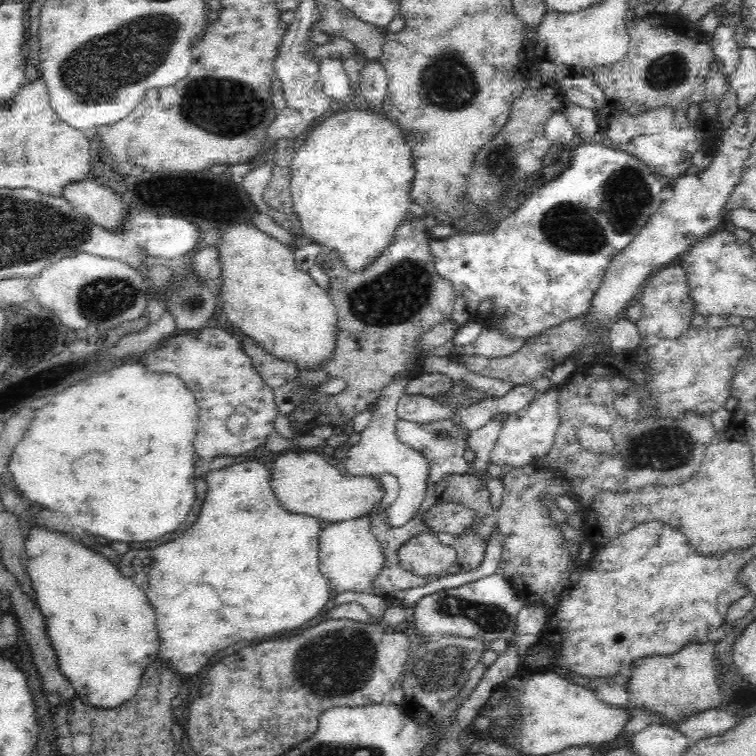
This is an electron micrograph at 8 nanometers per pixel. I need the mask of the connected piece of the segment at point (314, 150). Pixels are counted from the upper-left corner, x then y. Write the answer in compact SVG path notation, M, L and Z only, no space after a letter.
M364 109L340 111L336 114L329 113L324 122L309 132L306 143L302 144L297 150L291 163L290 187L293 201L292 212L296 213L298 220L300 220L300 232L306 236L305 240L319 244L321 248L325 248L328 251L336 252L336 255L340 257L341 264L344 265L344 269L348 272L362 272L364 268L373 264L382 255L382 251L392 242L396 228L411 217L409 196L415 172L414 167L412 167L412 155L410 155L410 152L408 144L404 143L402 133L381 112L372 113L368 109Z

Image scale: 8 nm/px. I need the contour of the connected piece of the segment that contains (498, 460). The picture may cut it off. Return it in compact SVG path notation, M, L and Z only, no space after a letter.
M550 385L549 389L538 393L528 406L505 418L489 462L500 465L503 470L506 470L506 466L508 470L510 465L512 468L523 467L536 462L552 448L559 426L558 394L561 385Z

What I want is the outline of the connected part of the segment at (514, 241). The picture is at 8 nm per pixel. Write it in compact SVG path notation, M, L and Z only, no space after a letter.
M596 139L577 146L572 152L570 166L566 170L547 184L544 184L542 188L538 188L529 198L526 198L524 202L519 204L518 208L508 217L496 222L494 228L490 228L482 233L462 233L446 239L433 237L429 242L430 252L440 275L453 284L456 304L458 306L466 306L466 308L474 306L474 310L476 310L476 302L489 300L491 302L491 311L488 314L488 318L482 320L481 327L483 329L492 328L506 338L513 336L513 338L520 339L528 344L533 339L540 338L550 328L559 327L560 324L564 324L568 320L588 313L592 306L592 298L594 298L596 290L600 288L612 260L620 252L623 252L624 248L634 240L634 236L644 228L644 225L648 222L650 216L658 210L666 195L667 192L665 192L662 182L654 176L654 172L646 164L643 164L640 160L635 159L634 156L626 152L610 148L603 140Z

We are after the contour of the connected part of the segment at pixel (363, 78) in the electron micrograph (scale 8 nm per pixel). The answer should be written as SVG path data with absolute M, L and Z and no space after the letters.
M364 60L360 68L360 84L358 90L361 92L361 98L364 98L367 104L372 106L382 106L387 98L387 76L382 65L376 60Z

